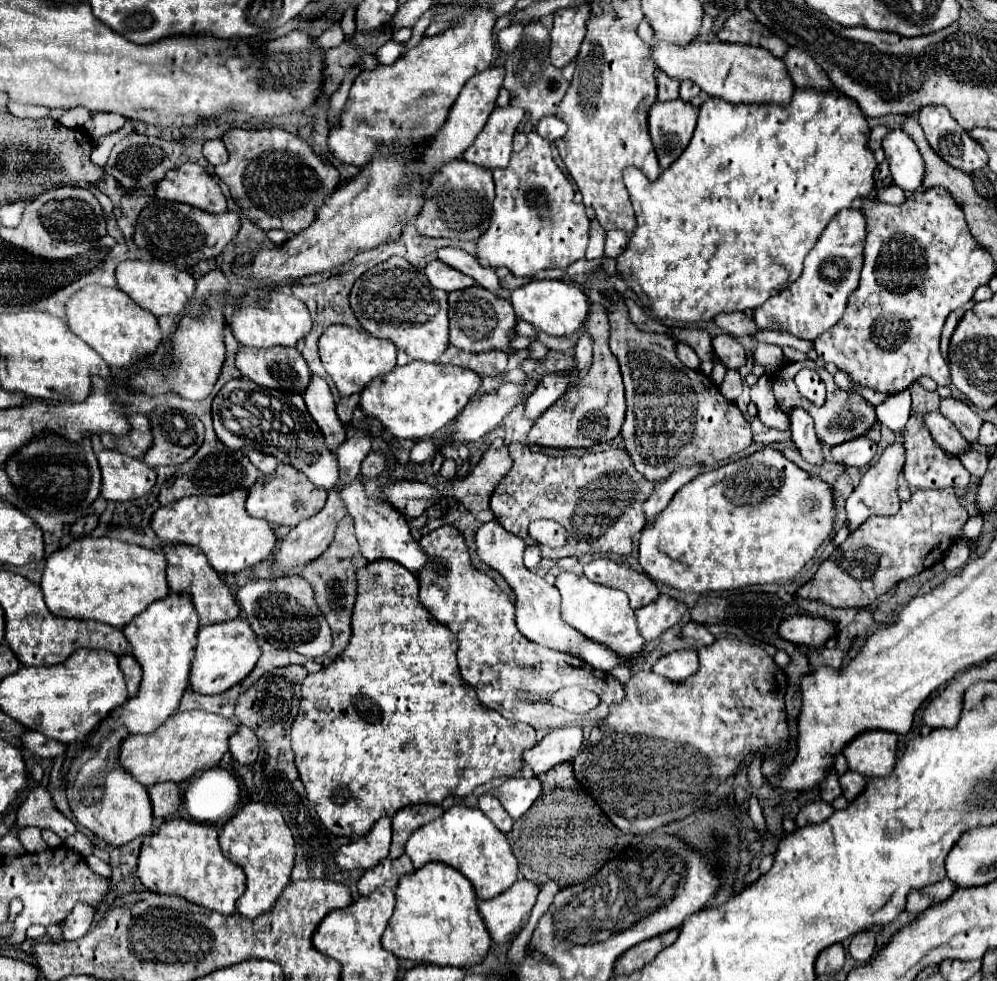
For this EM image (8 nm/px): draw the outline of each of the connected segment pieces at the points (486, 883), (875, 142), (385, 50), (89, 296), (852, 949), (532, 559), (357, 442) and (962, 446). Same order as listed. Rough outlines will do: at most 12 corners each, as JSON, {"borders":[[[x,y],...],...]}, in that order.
{"borders":[[[450,807],[414,831],[416,869],[442,861],[494,899],[518,879],[506,835],[480,809]],[[882,125],[872,129],[868,149],[878,149],[888,127]],[[386,42],[377,52],[380,64],[394,63],[405,44]],[[86,285],[70,329],[110,367],[162,345],[150,311],[118,287]],[[858,933],[848,945],[852,959],[866,963],[874,951],[874,935]],[[526,547],[524,565],[530,571],[538,567],[540,547]],[[356,429],[338,447],[342,485],[360,475],[370,453],[370,429]],[[926,411],[922,423],[934,441],[950,455],[970,443],[942,413]]]}

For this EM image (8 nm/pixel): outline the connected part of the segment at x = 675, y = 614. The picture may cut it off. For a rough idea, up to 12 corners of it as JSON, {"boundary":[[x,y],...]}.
{"boundary":[[670,595],[636,611],[638,629],[654,641],[688,611]]}

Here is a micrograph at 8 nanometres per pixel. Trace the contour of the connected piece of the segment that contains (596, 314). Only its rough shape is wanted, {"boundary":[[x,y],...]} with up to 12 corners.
{"boundary":[[590,303],[594,363],[528,433],[530,445],[594,447],[626,415],[608,313]]}

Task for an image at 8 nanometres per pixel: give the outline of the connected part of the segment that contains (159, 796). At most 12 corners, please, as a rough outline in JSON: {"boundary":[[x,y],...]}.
{"boundary":[[176,783],[148,787],[154,817],[170,817],[182,799]]}

